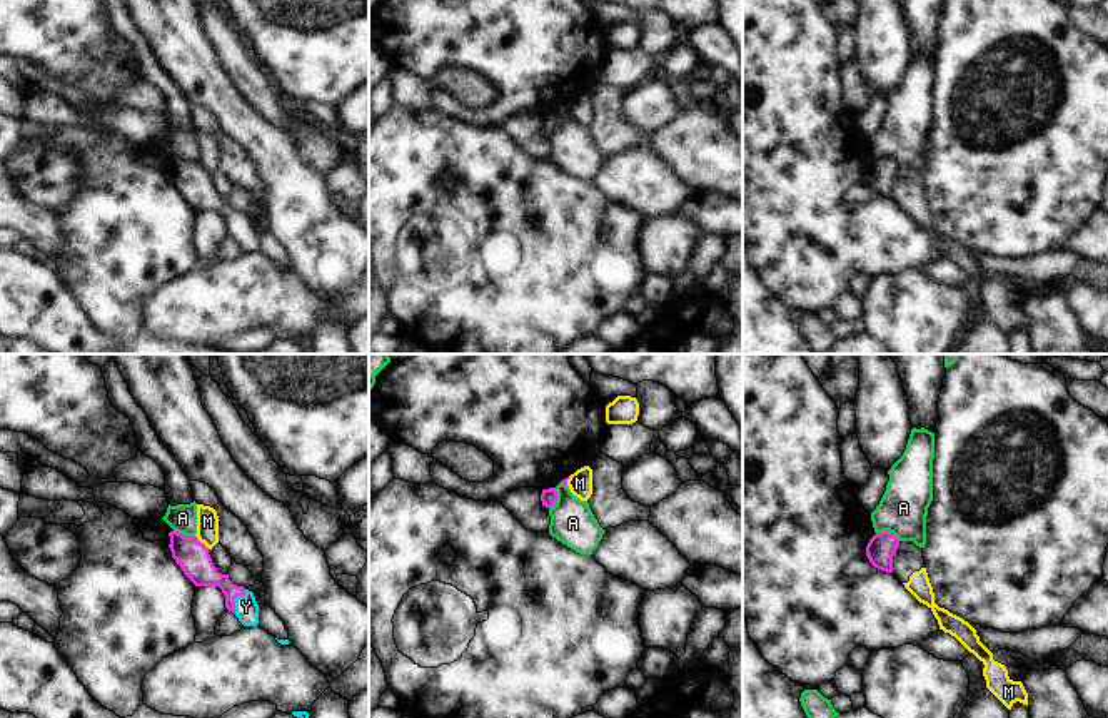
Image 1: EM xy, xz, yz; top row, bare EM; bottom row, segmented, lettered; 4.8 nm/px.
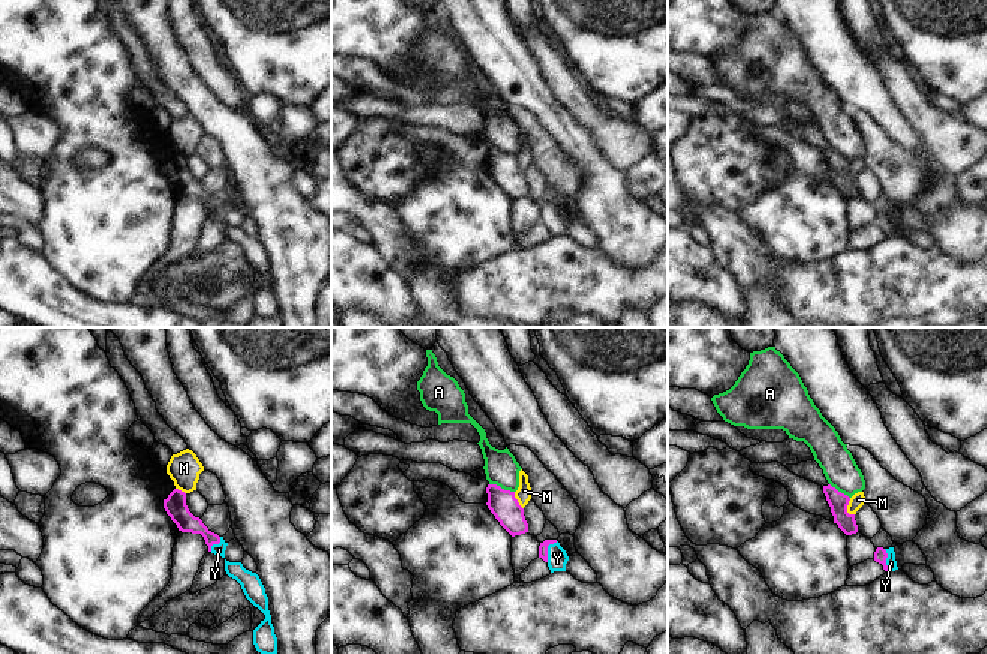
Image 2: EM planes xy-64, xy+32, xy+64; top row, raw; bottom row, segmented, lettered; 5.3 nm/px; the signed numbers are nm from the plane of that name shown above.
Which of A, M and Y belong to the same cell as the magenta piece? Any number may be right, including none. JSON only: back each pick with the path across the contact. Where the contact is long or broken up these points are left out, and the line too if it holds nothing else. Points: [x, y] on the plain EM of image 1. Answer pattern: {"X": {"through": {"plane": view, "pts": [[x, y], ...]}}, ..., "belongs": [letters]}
{"Y": {"through": {"plane": "xy", "pts": [[197, 191], [217, 204], [234, 226], [246, 232]]}}, "belongs": ["Y"]}

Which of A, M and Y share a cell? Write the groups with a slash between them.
A / M / Y

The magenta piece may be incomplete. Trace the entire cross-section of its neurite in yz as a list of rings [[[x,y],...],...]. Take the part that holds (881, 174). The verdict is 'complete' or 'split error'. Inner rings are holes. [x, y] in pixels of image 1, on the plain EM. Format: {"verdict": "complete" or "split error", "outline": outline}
{"verdict": "complete", "outline": [[[876,159],[866,172],[866,182],[874,194],[893,199],[893,182],[898,172],[899,167],[893,159]]]}

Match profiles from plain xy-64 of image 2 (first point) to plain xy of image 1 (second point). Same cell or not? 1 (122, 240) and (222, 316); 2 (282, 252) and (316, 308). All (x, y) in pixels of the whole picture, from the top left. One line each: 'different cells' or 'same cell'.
1: different cells
2: different cells

